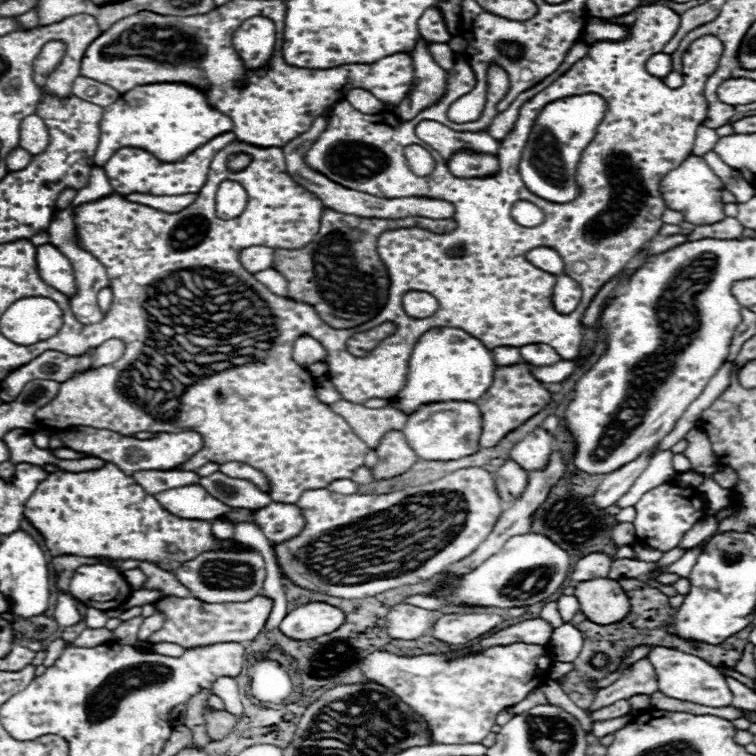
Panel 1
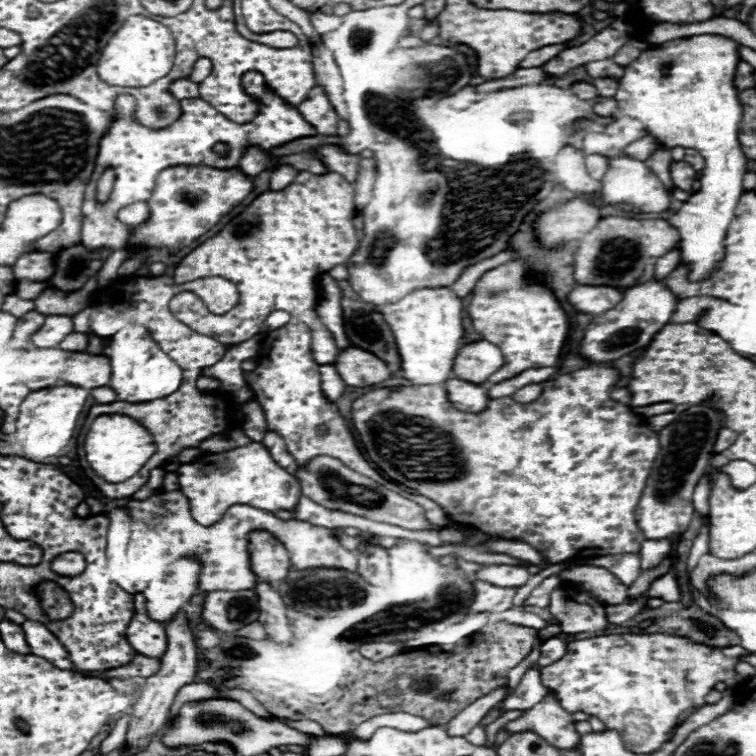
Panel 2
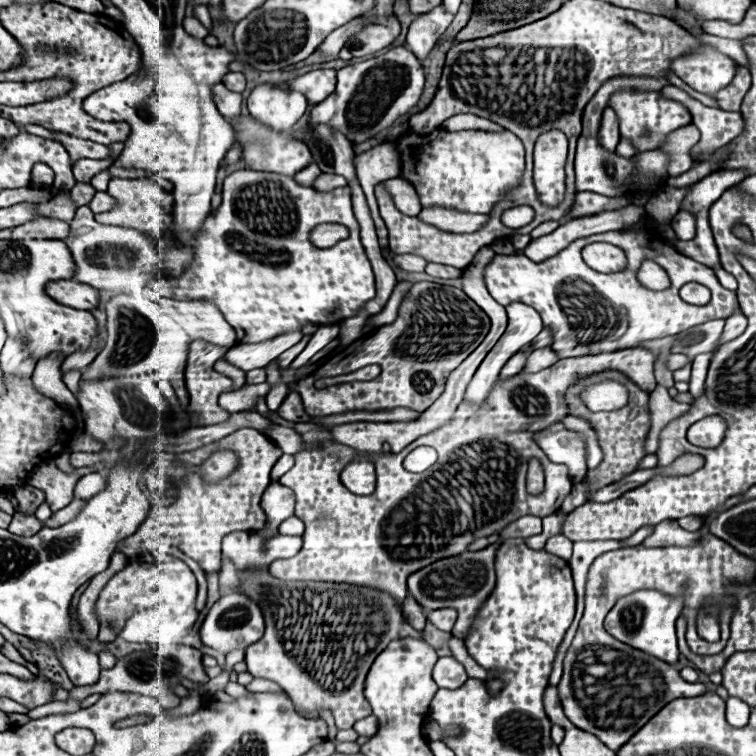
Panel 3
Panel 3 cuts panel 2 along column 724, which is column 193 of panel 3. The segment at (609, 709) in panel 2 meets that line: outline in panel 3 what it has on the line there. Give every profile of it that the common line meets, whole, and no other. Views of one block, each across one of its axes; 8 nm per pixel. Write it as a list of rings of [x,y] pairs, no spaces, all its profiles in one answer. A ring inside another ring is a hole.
[[[178,646],[176,654],[172,658],[160,658],[154,656],[152,652],[132,652],[116,662],[114,668],[102,670],[98,682],[94,686],[84,686],[84,688],[72,688],[68,700],[64,702],[48,702],[42,706],[36,706],[28,712],[28,716],[34,718],[44,718],[52,714],[70,714],[80,710],[80,702],[90,696],[90,694],[106,694],[106,692],[132,692],[132,694],[142,694],[142,696],[152,696],[156,698],[164,708],[174,708],[178,706],[178,696],[172,692],[172,684],[180,684],[182,678],[192,680],[194,684],[206,684],[210,678],[204,672],[202,666],[202,652],[192,648],[192,646]]]

